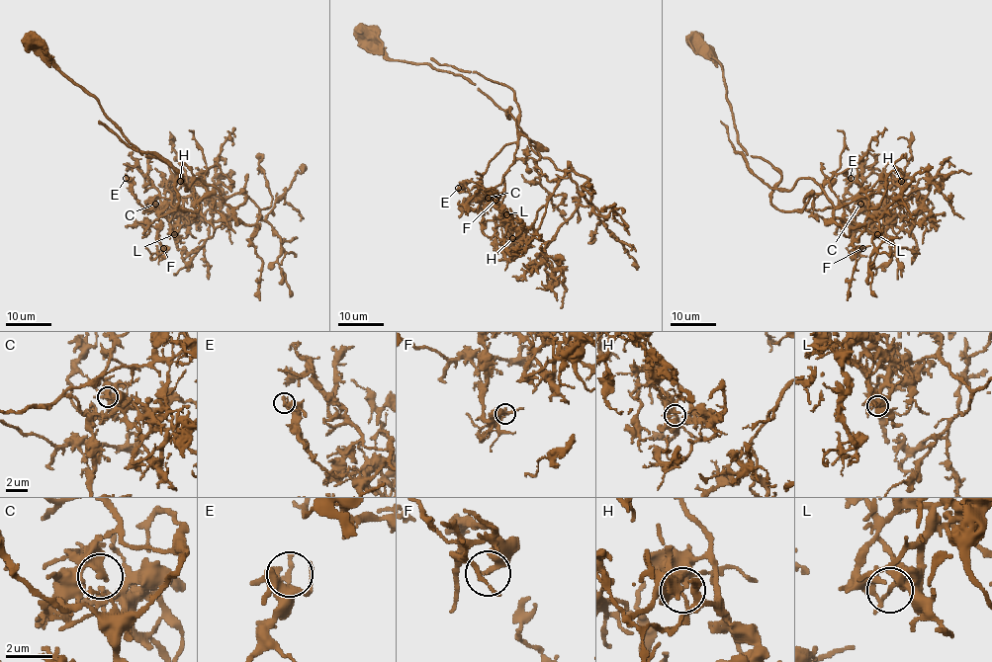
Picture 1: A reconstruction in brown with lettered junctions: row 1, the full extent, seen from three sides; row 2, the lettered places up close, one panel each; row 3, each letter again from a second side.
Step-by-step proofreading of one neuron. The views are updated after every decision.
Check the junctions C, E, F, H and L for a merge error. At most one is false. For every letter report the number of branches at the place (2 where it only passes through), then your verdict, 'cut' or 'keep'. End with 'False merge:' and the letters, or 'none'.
C: 1 | keep
E: 1 | keep
F: 1 | keep
H: 1 | cut
L: 2 | keep
False merge: H

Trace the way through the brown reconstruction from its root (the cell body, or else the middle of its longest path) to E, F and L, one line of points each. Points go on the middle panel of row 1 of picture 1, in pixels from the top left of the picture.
E: (362, 33), (391, 59), (463, 75), (509, 119), (510, 108), (517, 148), (502, 181), (458, 188)
F: (362, 33), (391, 59), (463, 75), (509, 119), (510, 108), (517, 148), (492, 191), (496, 200)
L: (362, 33), (391, 59), (463, 75), (509, 119), (510, 108), (517, 148), (493, 198), (506, 214)

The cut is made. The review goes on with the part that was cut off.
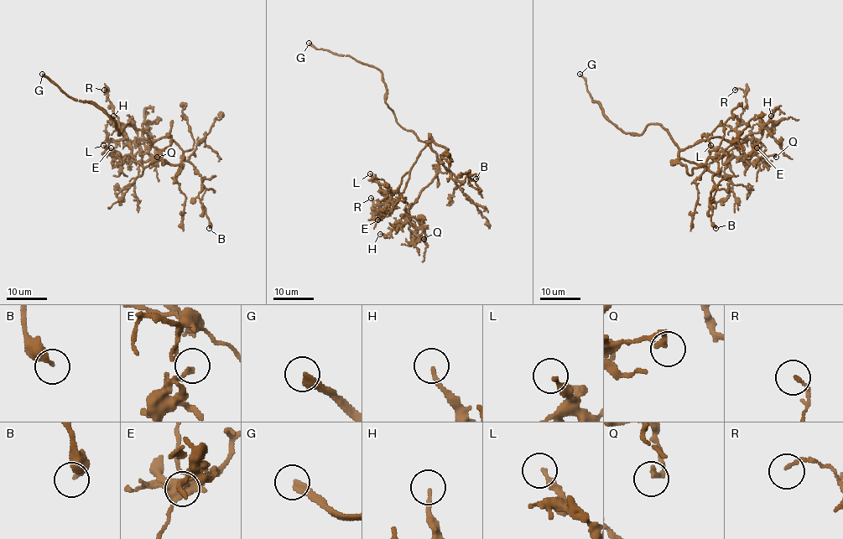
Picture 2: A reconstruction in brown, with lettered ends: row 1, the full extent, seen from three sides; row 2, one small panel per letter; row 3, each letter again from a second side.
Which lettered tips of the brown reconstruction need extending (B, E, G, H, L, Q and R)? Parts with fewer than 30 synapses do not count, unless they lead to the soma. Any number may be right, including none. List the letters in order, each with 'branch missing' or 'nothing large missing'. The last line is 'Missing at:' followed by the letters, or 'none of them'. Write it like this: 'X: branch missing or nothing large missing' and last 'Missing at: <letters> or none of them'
B: nothing large missing
E: nothing large missing
G: branch missing
H: nothing large missing
L: nothing large missing
Q: nothing large missing
R: nothing large missing
Missing at: G

